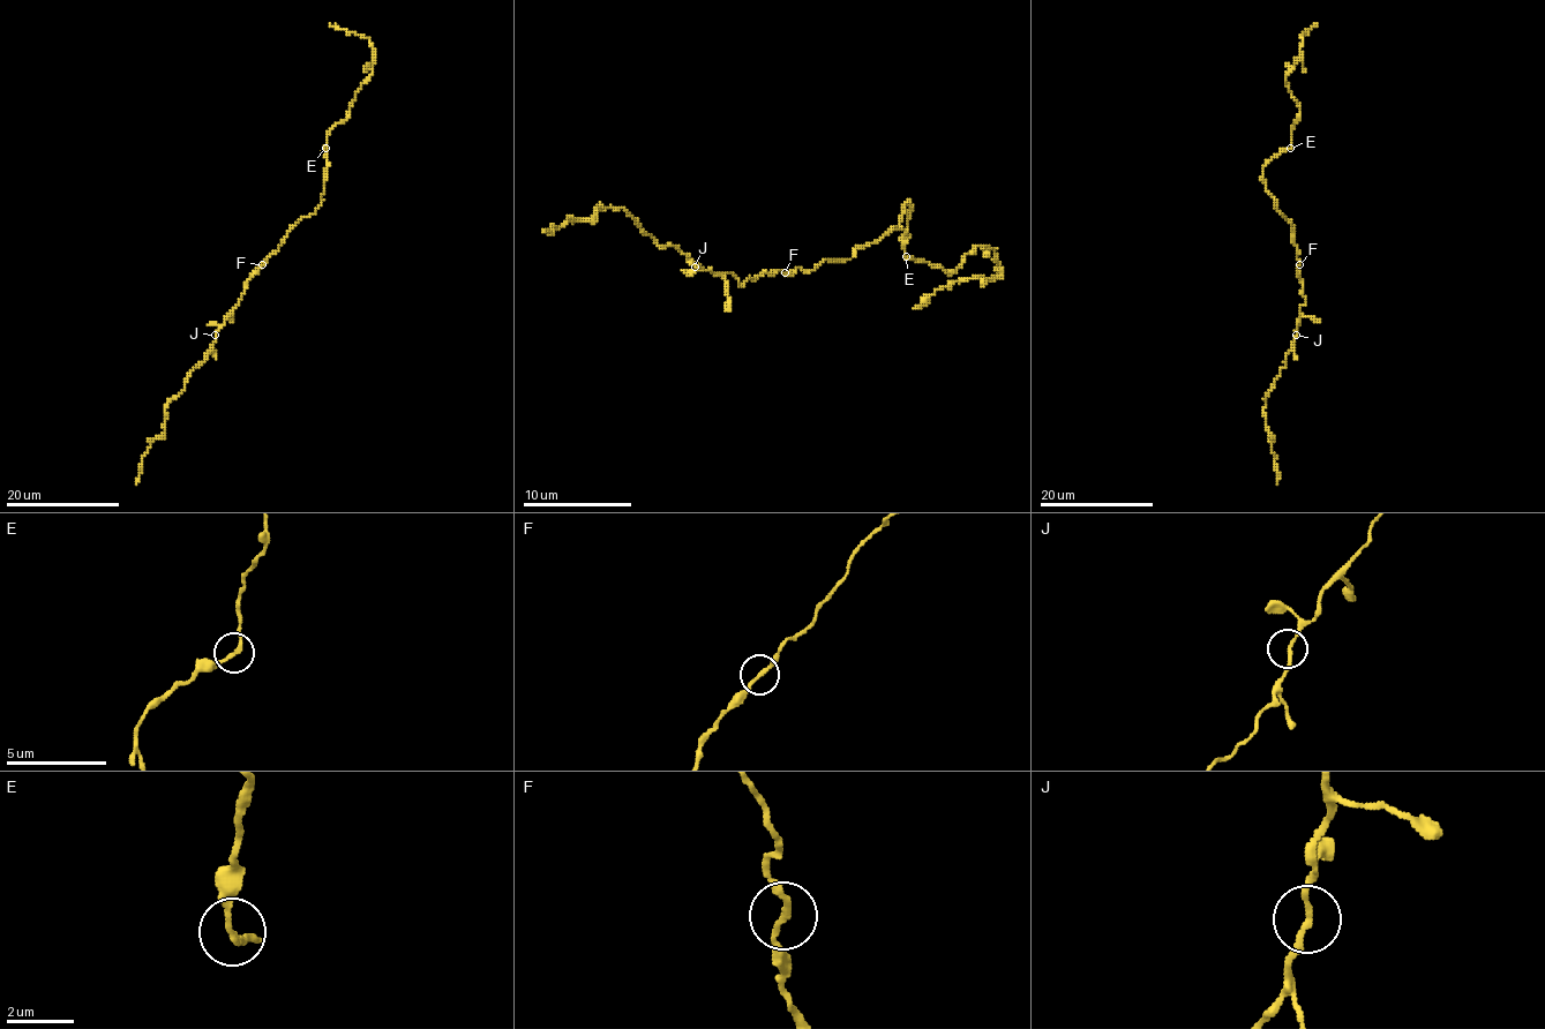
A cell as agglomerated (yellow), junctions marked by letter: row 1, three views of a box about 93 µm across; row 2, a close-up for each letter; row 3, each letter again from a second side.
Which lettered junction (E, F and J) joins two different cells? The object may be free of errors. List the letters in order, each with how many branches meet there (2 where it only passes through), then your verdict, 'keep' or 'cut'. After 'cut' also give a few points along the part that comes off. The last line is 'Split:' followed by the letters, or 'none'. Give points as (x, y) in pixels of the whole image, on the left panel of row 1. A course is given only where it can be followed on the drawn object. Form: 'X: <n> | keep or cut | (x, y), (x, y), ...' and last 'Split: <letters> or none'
E: 2 | keep
F: 2 | keep
J: 2 | keep
Split: none

